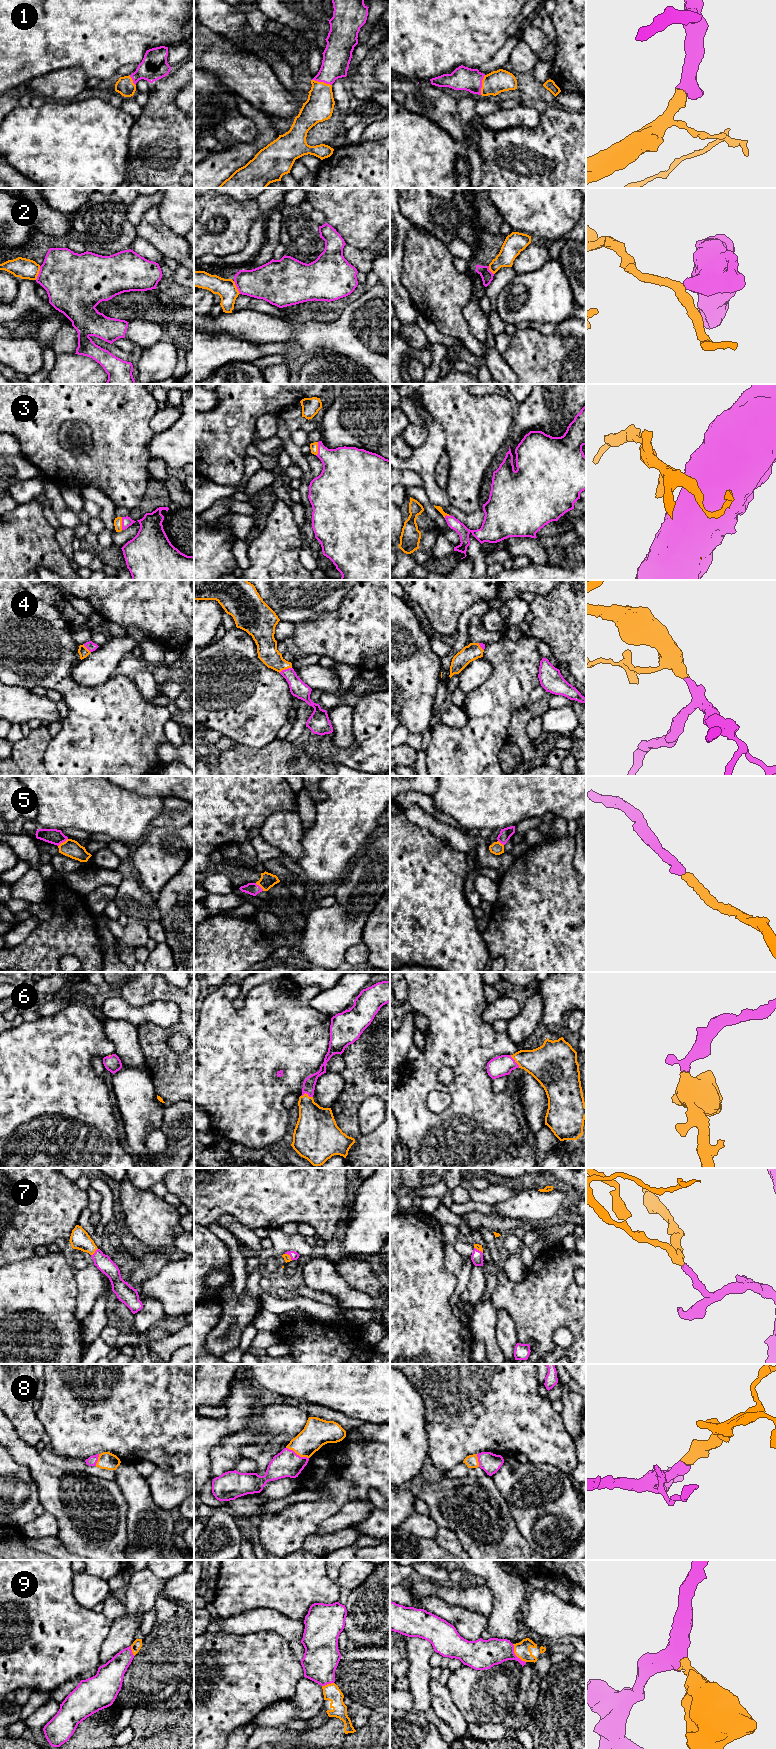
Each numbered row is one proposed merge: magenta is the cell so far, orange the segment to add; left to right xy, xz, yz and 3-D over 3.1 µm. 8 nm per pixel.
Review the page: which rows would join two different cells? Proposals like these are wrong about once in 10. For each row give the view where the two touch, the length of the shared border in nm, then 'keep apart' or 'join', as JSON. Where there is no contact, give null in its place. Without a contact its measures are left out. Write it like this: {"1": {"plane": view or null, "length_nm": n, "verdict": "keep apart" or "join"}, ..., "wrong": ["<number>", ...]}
{"1": {"plane": "xz", "length_nm": 170, "verdict": "join"}, "2": {"plane": "xy", "length_nm": 120, "verdict": "keep apart"}, "3": {"plane": "xz", "length_nm": 110, "verdict": "join"}, "4": {"plane": "xz", "length_nm": 110, "verdict": "join"}, "5": {"plane": "xy", "length_nm": 100, "verdict": "join"}, "6": {"plane": "xz", "length_nm": 100, "verdict": "join"}, "7": {"plane": "xy", "length_nm": 80, "verdict": "join"}, "8": {"plane": "xz", "length_nm": 200, "verdict": "join"}, "9": {"plane": "yz", "length_nm": 190, "verdict": "join"}, "wrong": ["2"]}

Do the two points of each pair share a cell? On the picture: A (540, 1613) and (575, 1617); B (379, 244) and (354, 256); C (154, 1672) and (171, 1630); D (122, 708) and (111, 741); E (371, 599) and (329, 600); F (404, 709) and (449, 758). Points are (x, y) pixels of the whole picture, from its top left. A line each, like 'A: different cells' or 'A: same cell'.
A: same cell
B: same cell
C: same cell
D: same cell
E: different cells
F: different cells

